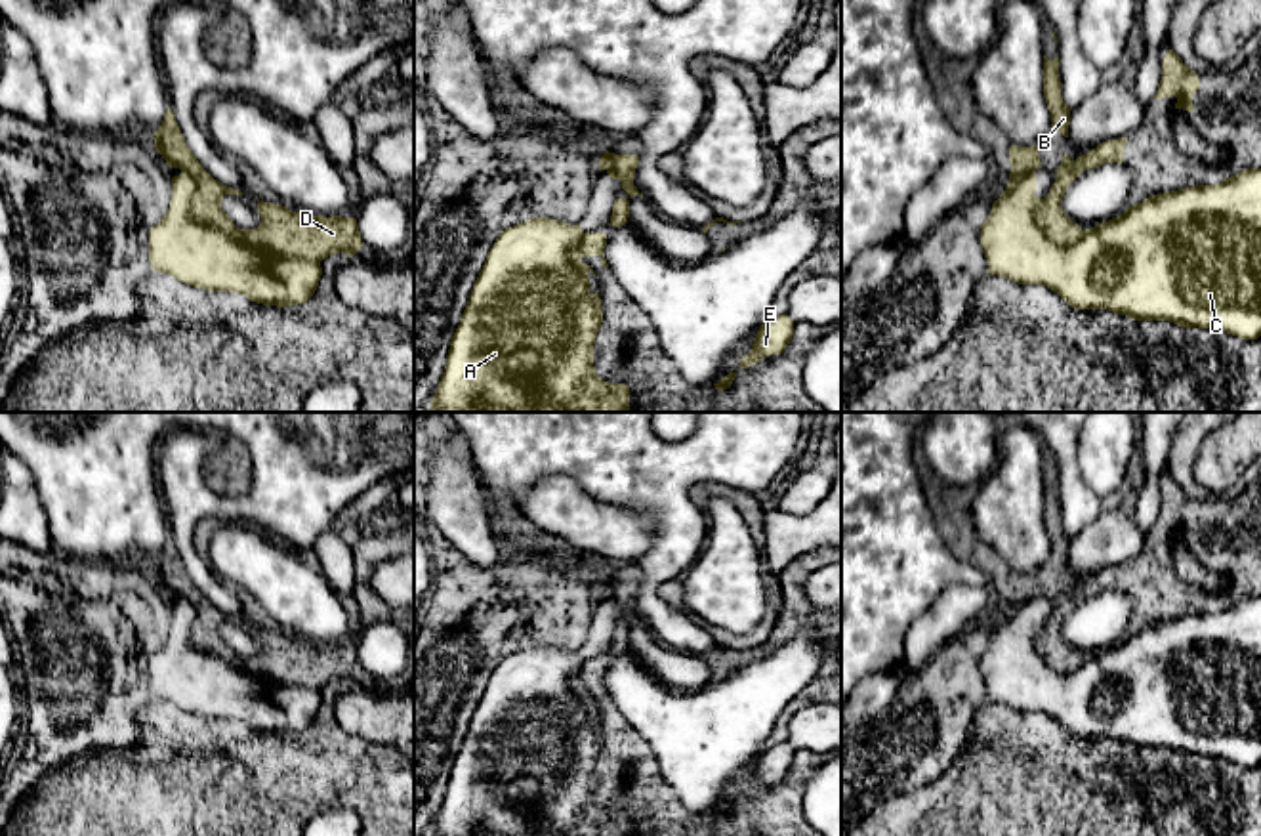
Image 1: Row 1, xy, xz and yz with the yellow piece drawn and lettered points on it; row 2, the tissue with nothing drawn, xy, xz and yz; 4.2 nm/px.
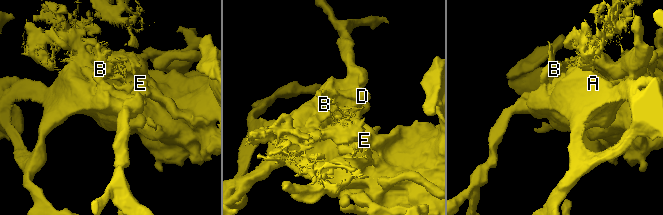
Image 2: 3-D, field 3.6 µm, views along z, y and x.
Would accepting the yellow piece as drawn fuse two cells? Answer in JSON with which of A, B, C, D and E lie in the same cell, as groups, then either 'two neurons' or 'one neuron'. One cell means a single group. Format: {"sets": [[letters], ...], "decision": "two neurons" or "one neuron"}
{"sets": [["A", "C", "E"], ["B", "D"]], "decision": "two neurons"}

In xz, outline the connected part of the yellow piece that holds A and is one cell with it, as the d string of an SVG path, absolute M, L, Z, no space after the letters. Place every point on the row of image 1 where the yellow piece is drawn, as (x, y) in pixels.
M532 218L502 231L473 284L452 336L433 412L630 412L630 387L597 376L593 344L603 323L599 294L589 292L576 244L584 229L559 219Z

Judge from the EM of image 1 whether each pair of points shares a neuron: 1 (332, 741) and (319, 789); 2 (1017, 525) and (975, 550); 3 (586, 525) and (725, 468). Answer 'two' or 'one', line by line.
1: one
2: two
3: two

